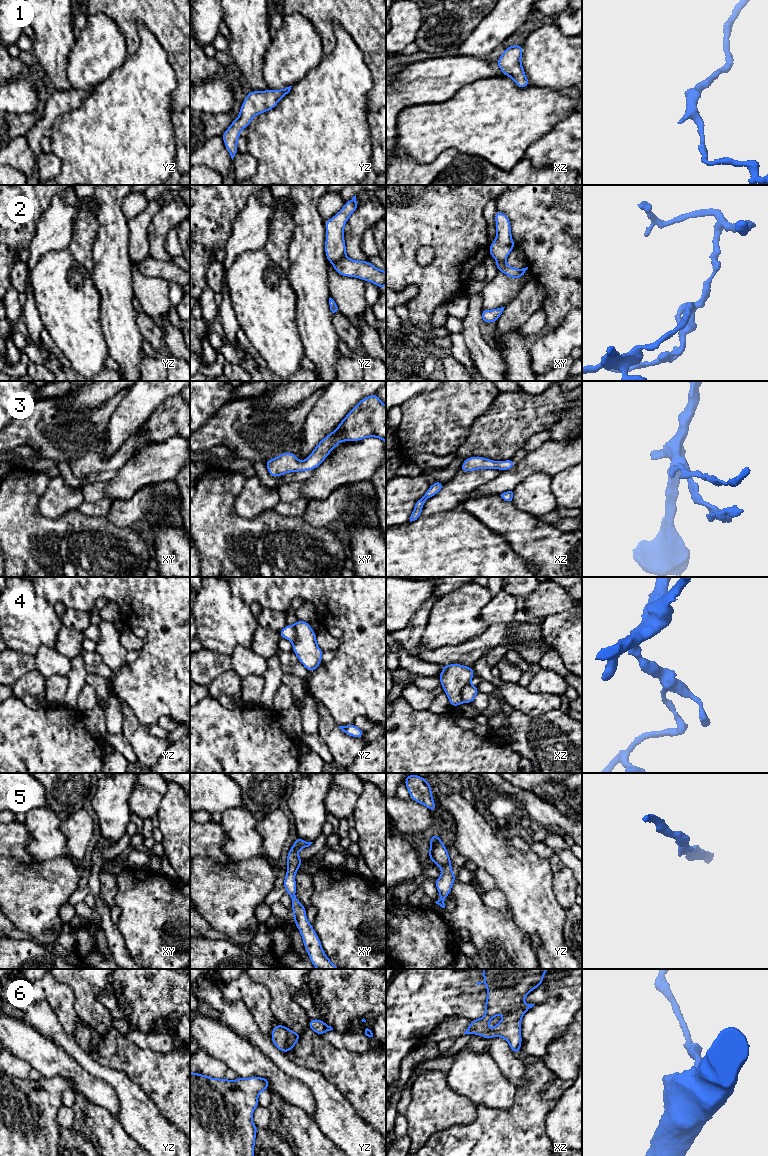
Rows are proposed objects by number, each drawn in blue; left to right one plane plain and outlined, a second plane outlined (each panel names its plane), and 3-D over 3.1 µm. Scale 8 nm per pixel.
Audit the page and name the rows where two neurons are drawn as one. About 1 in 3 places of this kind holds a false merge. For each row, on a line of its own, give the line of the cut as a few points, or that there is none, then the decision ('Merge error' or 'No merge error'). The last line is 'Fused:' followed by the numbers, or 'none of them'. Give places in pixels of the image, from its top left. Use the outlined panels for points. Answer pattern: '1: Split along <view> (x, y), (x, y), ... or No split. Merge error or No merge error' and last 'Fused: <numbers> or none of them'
1: No split. No merge error
2: Split along yz (345, 256), (334, 263). Merge error
3: No split. No merge error
4: Split along xz (469, 682), (461, 692), (463, 701). Merge error
5: No split. No merge error
6: No split. No merge error
Fused: 2, 4

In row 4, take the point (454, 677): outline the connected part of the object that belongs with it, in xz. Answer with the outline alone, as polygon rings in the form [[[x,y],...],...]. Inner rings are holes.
[[[457,663],[443,666],[443,670],[438,678],[440,679],[444,692],[449,698],[452,708],[464,702],[461,692],[471,682],[474,675],[475,673],[472,667]]]

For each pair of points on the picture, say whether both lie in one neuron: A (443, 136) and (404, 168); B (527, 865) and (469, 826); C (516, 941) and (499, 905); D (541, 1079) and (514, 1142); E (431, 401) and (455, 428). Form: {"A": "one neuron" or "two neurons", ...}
{"A": "two neurons", "B": "one neuron", "C": "two neurons", "D": "one neuron", "E": "one neuron"}

